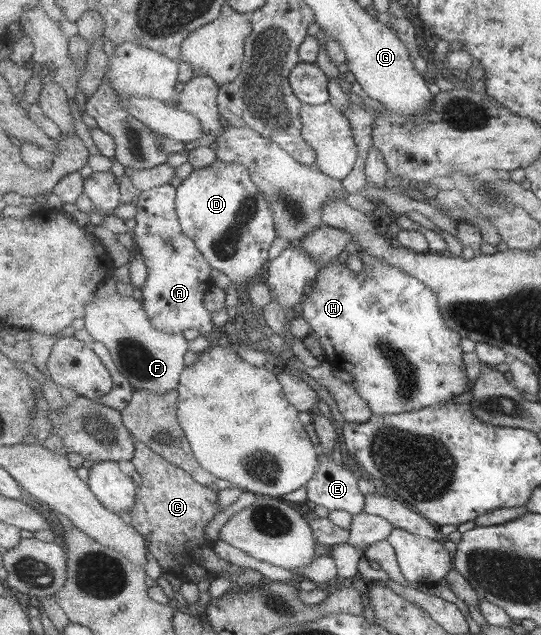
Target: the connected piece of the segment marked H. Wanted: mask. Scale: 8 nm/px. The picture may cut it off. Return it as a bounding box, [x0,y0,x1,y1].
[295,253,471,415]

